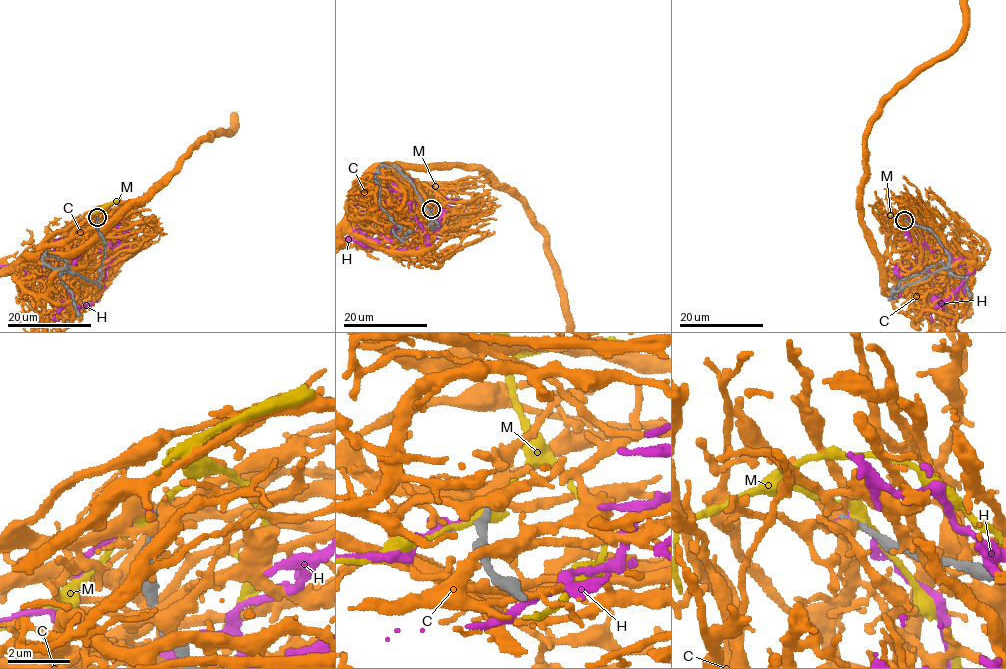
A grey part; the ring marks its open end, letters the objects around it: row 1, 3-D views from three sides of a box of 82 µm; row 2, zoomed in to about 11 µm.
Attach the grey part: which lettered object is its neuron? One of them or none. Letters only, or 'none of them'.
none of them

